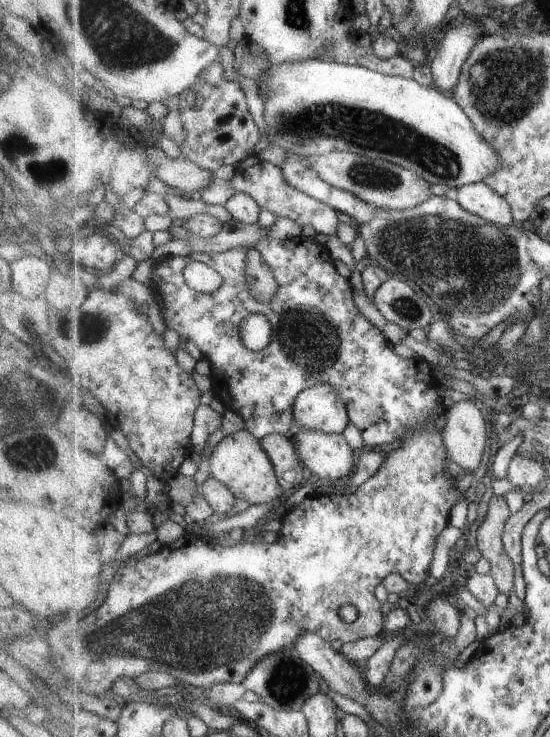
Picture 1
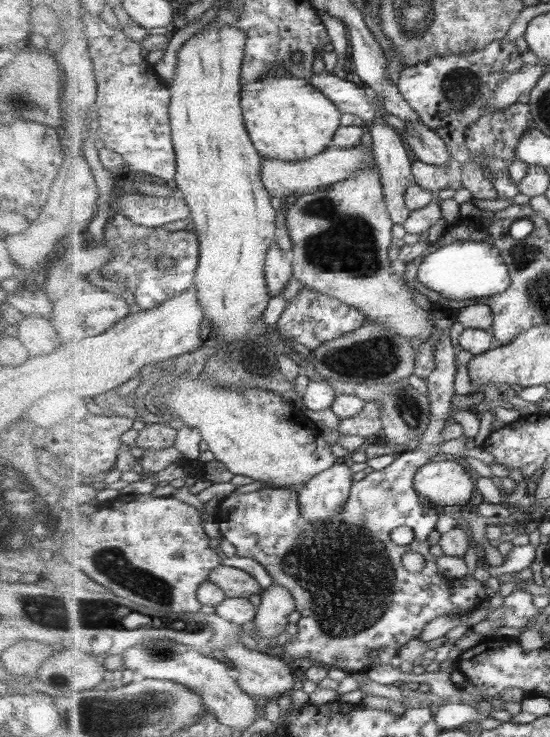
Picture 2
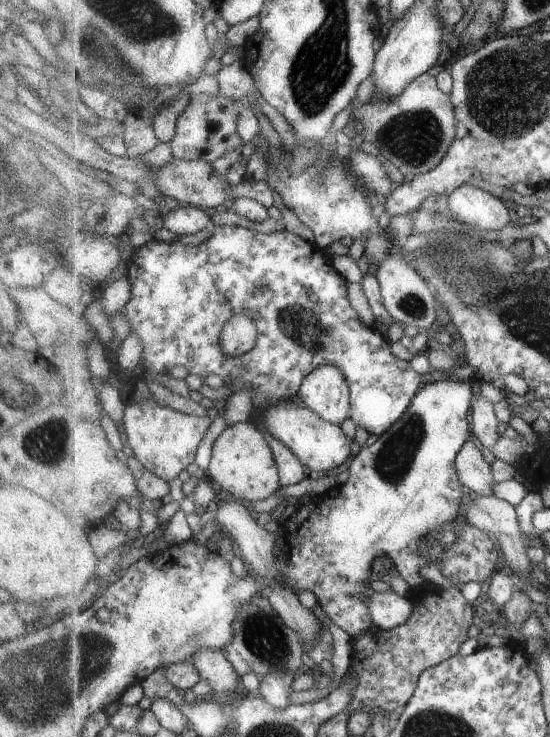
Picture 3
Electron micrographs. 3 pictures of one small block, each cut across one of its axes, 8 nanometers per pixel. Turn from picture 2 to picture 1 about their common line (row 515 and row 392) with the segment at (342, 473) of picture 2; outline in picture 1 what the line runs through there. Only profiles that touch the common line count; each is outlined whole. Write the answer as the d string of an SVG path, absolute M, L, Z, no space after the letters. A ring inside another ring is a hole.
M331 383L304 389L294 402L293 420L309 430L343 434L349 426L347 404Z

